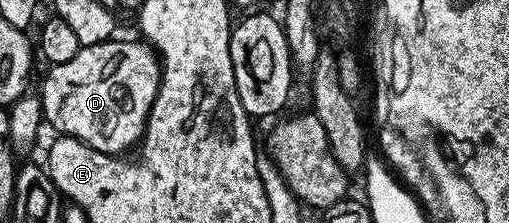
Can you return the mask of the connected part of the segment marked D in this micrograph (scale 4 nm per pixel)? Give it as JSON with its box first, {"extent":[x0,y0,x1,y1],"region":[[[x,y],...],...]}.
{"extent":[41,39,161,155],"region":[[[112,39],[96,45],[84,45],[78,55],[69,63],[52,65],[46,71],[41,96],[43,98],[43,116],[46,124],[52,125],[56,134],[75,137],[81,143],[93,147],[102,153],[123,155],[127,148],[138,146],[147,128],[147,117],[155,102],[159,90],[161,62],[159,54],[142,39],[119,41]]]}

